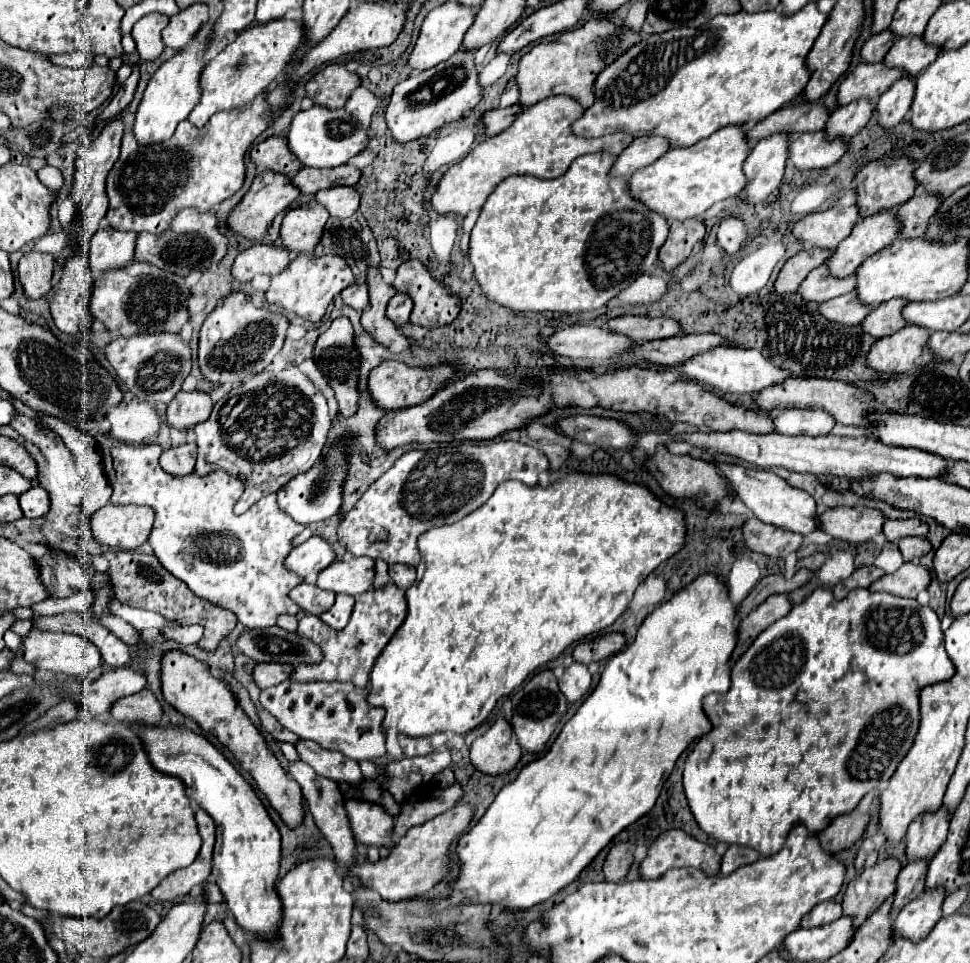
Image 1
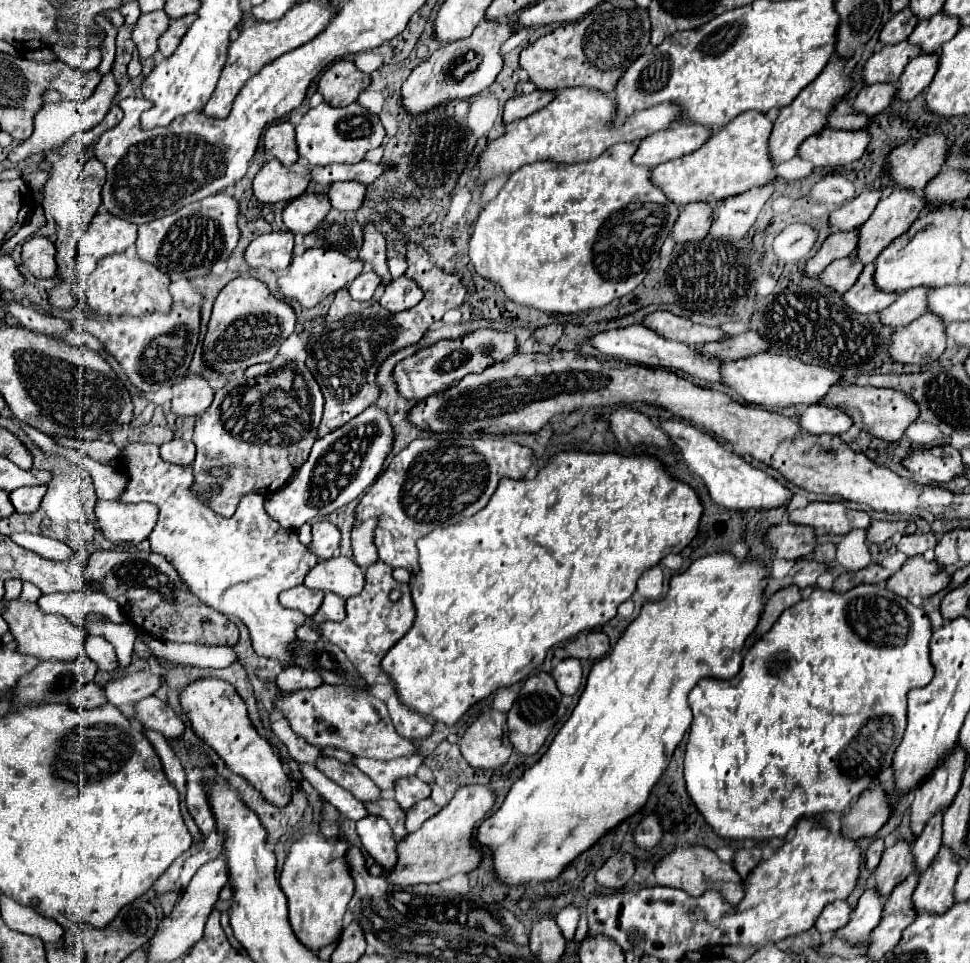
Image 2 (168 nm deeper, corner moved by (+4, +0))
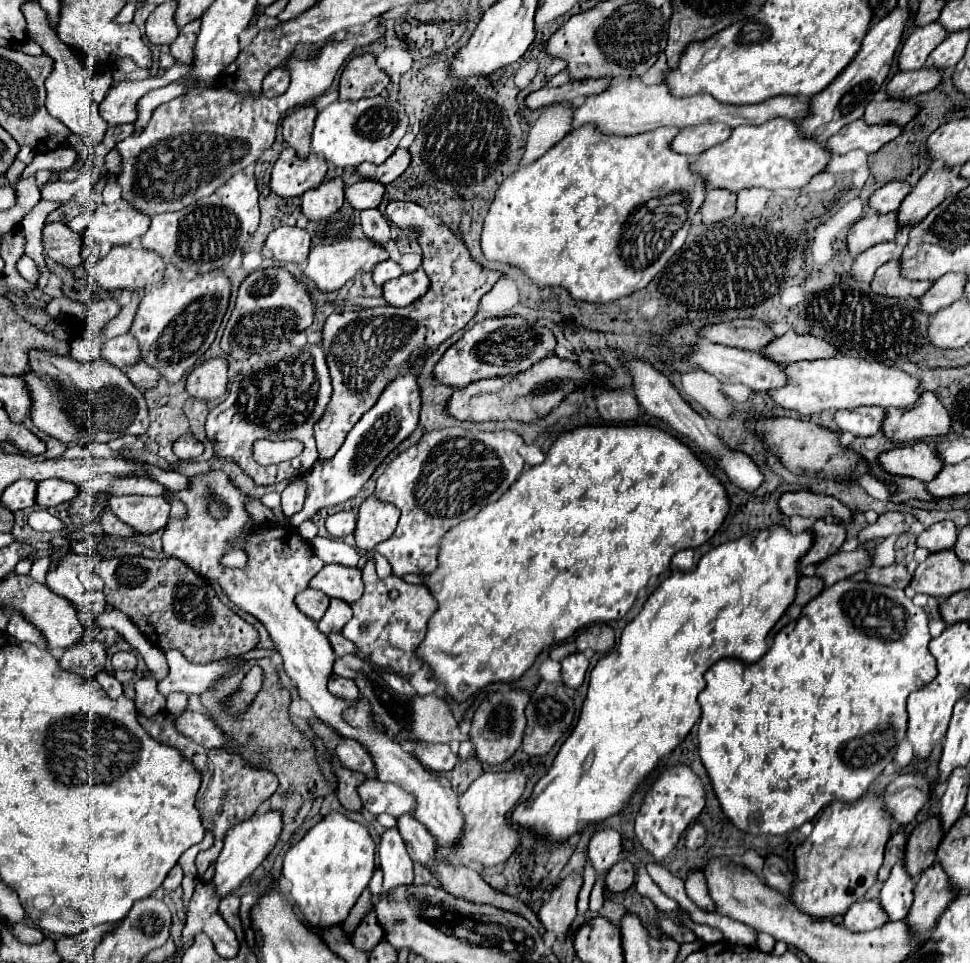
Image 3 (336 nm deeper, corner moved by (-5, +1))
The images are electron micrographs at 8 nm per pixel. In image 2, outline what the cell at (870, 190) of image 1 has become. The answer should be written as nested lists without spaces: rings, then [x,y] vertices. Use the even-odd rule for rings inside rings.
[[[944,134],[912,138],[892,150],[888,158],[888,174],[896,184],[922,192],[942,170],[950,146],[952,142]]]

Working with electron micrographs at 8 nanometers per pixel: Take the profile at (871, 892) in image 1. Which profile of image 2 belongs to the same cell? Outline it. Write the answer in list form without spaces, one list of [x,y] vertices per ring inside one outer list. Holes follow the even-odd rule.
[[[898,840],[894,846],[886,848],[876,868],[876,888],[882,896],[890,896],[894,886],[906,880],[914,872],[914,856],[912,846],[906,840]]]

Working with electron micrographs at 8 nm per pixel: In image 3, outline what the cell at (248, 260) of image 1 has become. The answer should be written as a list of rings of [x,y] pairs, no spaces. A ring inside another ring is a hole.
[[[279,227],[269,233],[265,247],[271,251],[275,261],[303,263],[309,255],[311,237],[305,229],[299,227]]]

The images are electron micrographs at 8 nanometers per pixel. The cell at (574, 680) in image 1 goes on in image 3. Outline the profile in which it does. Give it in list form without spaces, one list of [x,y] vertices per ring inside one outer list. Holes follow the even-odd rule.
[[[573,653],[569,657],[565,657],[561,661],[561,677],[563,677],[563,683],[571,689],[577,689],[583,679],[585,679],[585,673],[587,673],[587,667],[589,667],[589,661],[583,653]]]

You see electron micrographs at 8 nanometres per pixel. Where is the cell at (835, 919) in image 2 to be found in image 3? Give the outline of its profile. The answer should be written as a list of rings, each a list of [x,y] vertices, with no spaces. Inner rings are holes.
[[[857,901],[843,915],[843,927],[849,931],[871,931],[887,923],[879,901]]]

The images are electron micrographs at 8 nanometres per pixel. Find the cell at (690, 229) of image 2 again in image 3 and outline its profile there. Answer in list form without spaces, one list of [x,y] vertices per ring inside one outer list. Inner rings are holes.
[[[709,189],[705,201],[701,205],[701,223],[711,225],[723,221],[735,213],[735,199],[737,195],[725,189]]]

